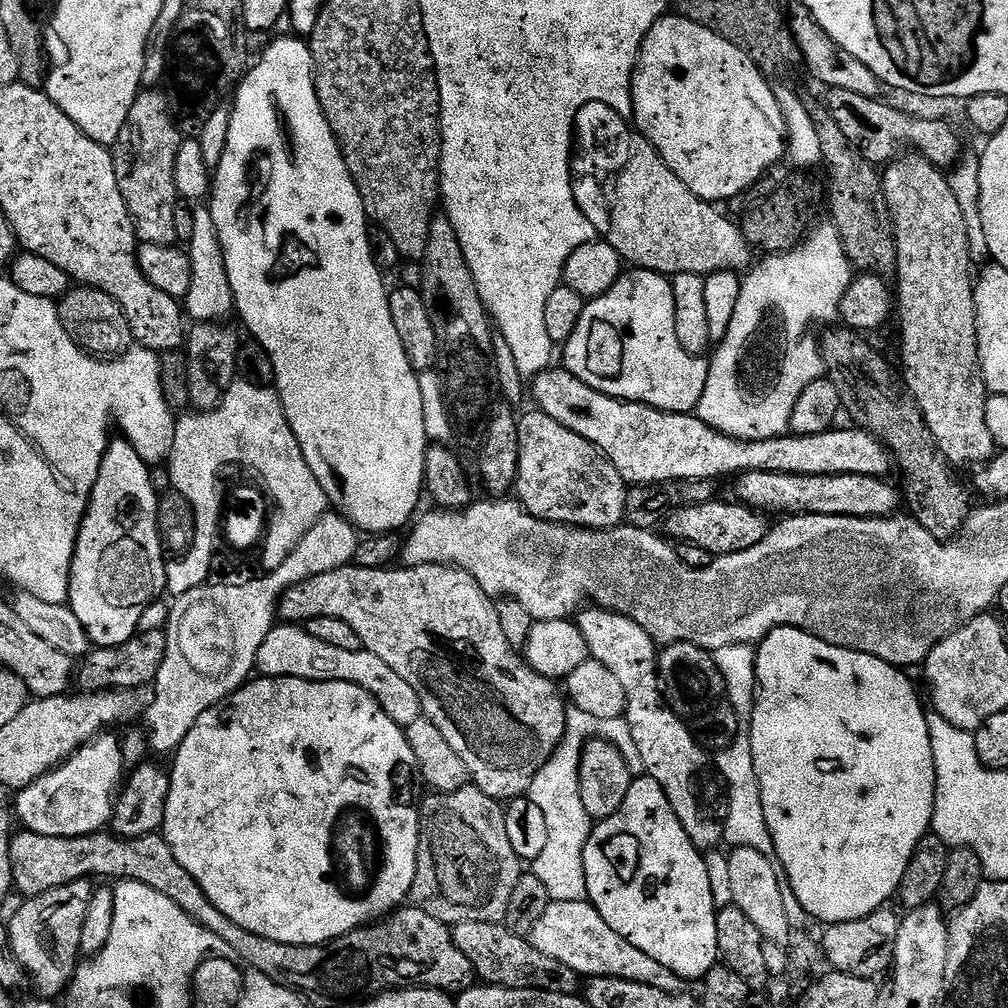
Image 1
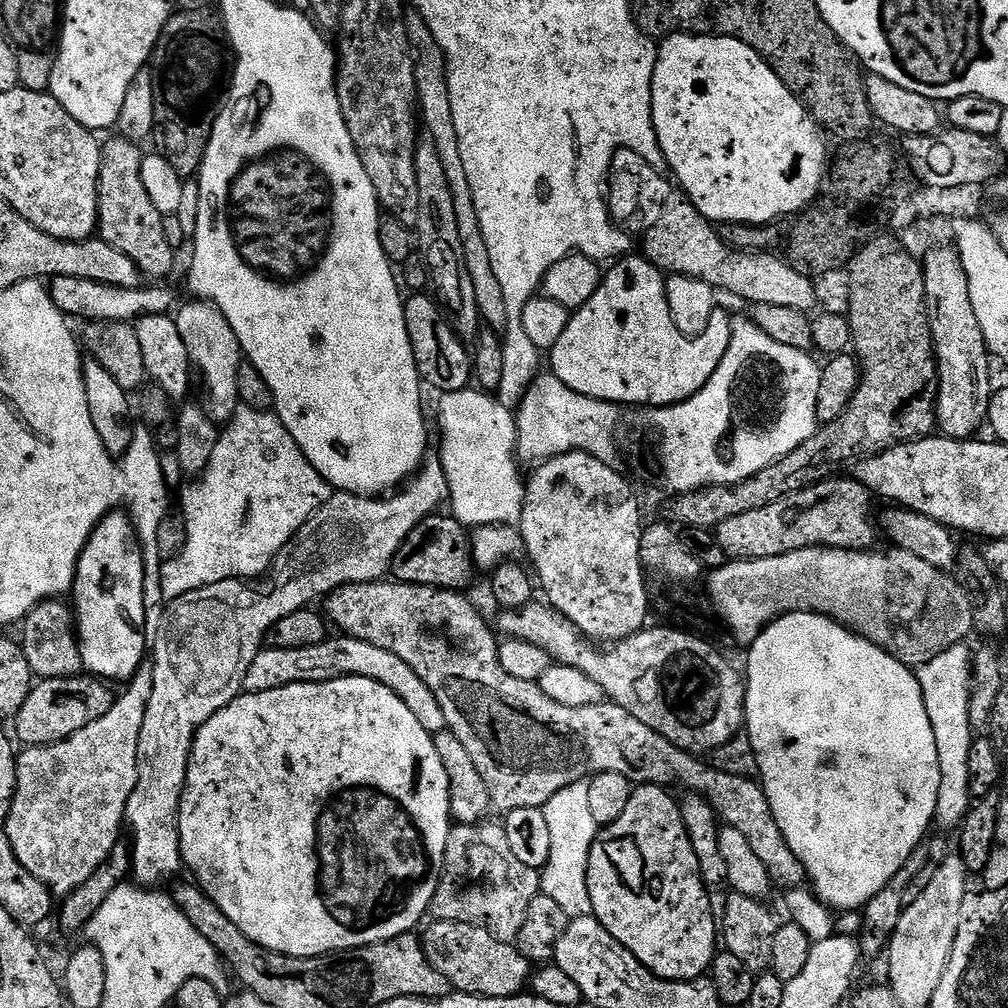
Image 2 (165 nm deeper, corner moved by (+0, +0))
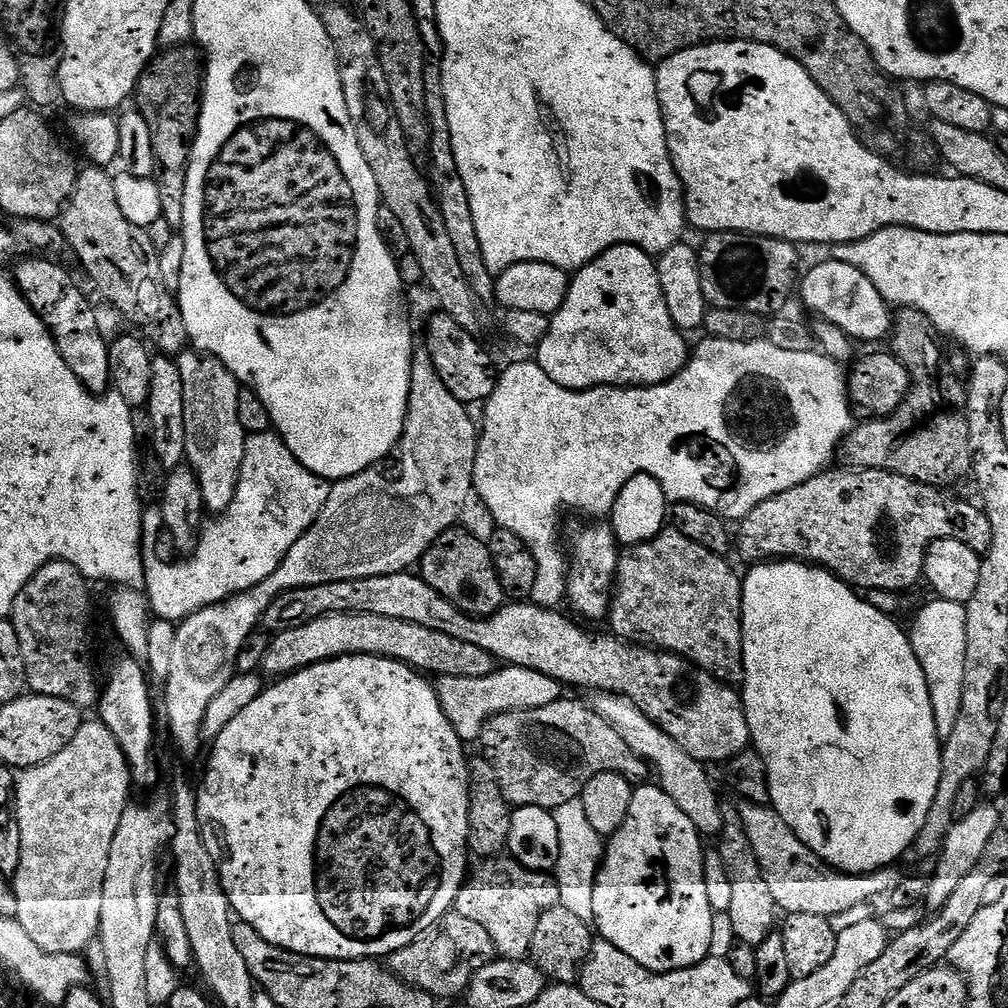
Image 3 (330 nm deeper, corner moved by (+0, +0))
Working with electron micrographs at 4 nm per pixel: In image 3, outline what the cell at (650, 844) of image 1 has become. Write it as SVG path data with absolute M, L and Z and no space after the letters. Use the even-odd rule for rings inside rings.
M644 782L633 791L630 798L630 811L626 814L626 822L618 826L618 830L613 836L607 837L604 849L604 858L600 862L600 872L596 875L596 885L594 886L594 928L606 942L618 946L622 954L630 954L638 966L642 966L651 972L677 972L683 968L692 968L695 964L700 964L703 960L709 959L710 934L714 930L712 921L712 907L710 898L706 895L706 874L704 873L704 853L706 851L705 841L700 835L700 831L682 814L682 806L674 803L674 798L666 794L655 783Z

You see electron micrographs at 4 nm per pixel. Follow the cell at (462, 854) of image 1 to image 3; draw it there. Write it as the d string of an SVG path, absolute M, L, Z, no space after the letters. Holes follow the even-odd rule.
M484 858L479 863L477 868L475 865L471 869L470 875L458 890L454 910L458 914L462 914L462 918L470 918L474 922L478 922L478 926L482 926L488 931L496 947L497 957L505 960L529 959L528 951L530 942L534 939L534 930L538 927L538 918L542 918L542 914L557 907L560 902L555 879L551 875L530 870L511 858Z

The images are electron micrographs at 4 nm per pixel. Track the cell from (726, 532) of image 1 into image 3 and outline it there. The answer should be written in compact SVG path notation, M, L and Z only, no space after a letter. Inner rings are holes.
M861 468L832 471L819 472L806 482L754 506L754 510L750 510L750 514L739 521L740 533L737 531L734 536L734 544L737 549L740 547L741 558L752 560L748 562L798 560L801 564L814 564L832 572L857 590L868 588L872 592L904 594L907 588L921 583L926 554L934 542L957 540L981 554L990 550L990 518L984 513L983 507L955 500L944 493L947 491L931 484L882 470Z

